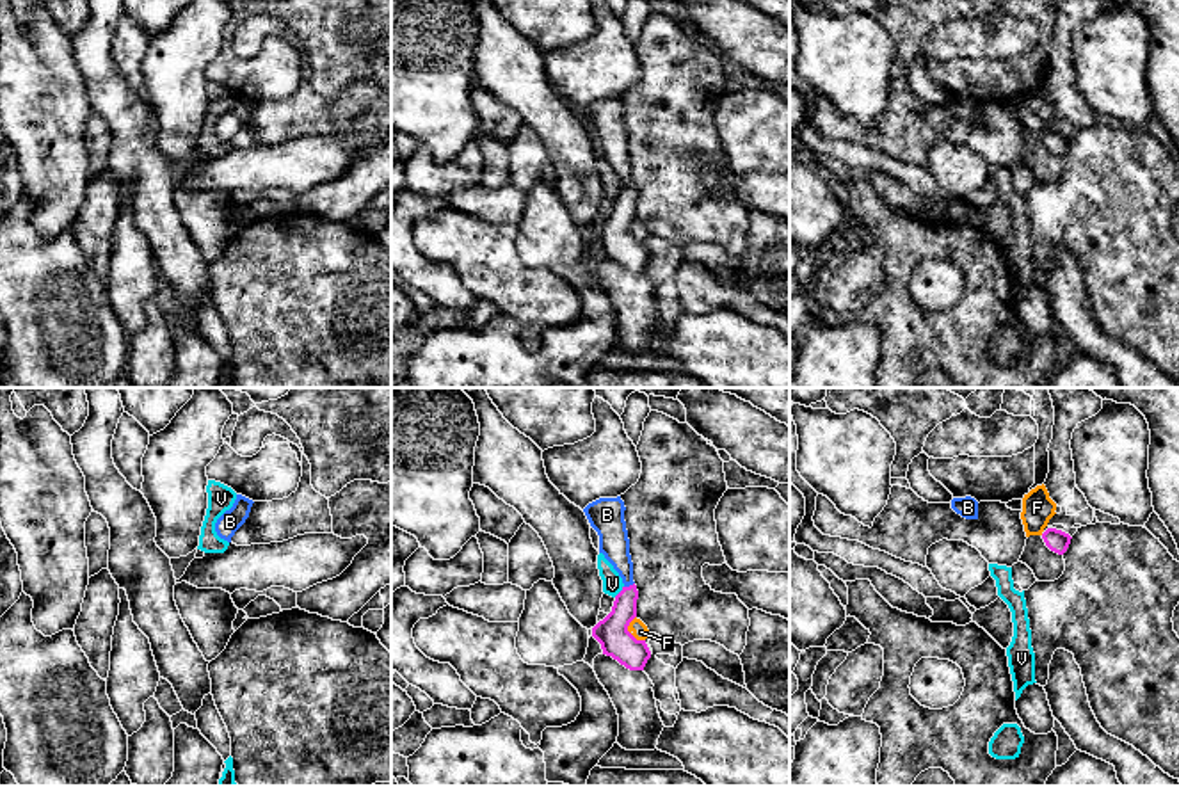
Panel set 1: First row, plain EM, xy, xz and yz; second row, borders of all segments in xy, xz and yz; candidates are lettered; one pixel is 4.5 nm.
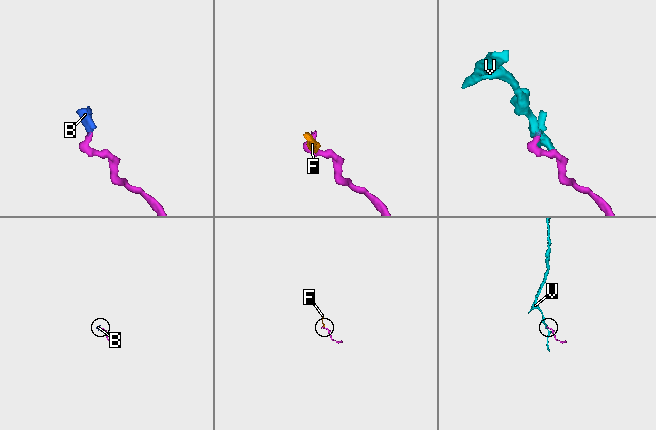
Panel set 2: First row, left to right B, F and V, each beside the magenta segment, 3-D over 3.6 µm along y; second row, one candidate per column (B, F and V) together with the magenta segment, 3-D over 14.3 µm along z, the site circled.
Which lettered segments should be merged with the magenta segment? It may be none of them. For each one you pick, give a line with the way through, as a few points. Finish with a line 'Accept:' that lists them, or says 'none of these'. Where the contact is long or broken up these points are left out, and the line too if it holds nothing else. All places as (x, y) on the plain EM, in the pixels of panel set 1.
B: Path across: xz (612, 235), (625, 212), (630, 187), (614, 144)
Accept: B

